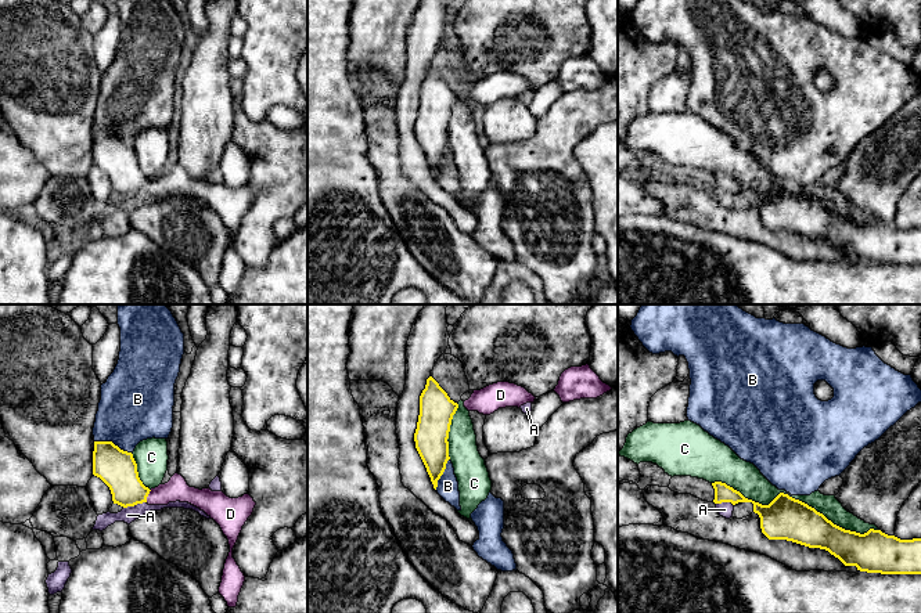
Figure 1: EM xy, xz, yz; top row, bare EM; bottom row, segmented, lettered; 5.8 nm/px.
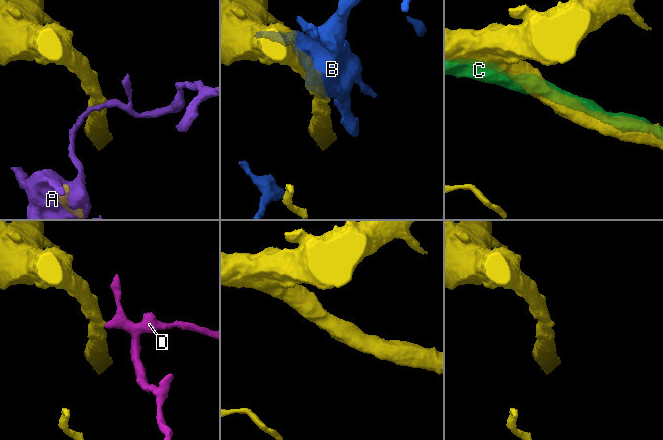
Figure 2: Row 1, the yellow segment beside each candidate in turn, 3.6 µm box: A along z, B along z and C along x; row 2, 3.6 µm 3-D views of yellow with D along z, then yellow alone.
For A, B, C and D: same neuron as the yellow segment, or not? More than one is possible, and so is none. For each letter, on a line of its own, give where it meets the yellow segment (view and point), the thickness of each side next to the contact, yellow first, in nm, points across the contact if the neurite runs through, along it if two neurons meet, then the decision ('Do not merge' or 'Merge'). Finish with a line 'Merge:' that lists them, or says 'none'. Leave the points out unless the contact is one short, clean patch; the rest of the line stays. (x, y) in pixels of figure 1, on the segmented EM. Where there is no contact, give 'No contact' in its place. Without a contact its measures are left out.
A: Touches yellow at xy (135, 504). Thickness 220 nm (yellow) against 90 nm. Do not merge
B: Touches yellow at xy (111, 442). Thickness 220 nm (yellow) against 400 nm. Do not merge
C: Touches yellow at yz (794, 498). Thickness 260 nm (yellow) against 160 nm. Do not merge
D: Touches yellow at xy (147, 496). Thickness 220 nm (yellow) against 140 nm. Path across: xy (117, 468), (147, 496), (161, 496), (176, 489). Merge
Merge: D

